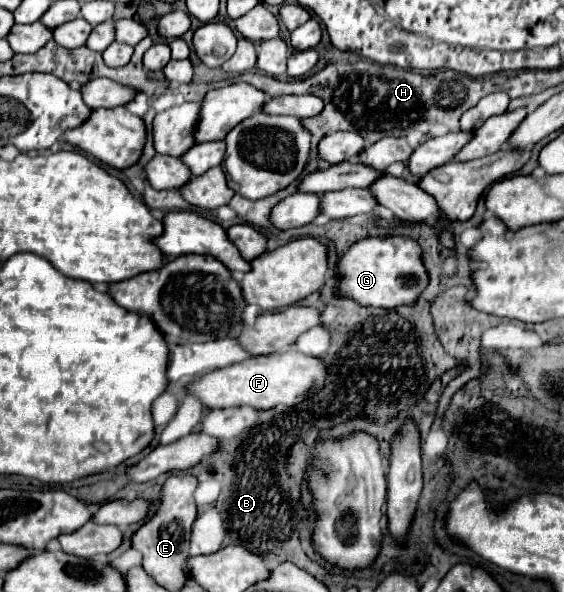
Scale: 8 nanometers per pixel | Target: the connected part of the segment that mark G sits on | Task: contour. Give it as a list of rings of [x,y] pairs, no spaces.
[[[408,236],[364,238],[352,244],[348,254],[338,262],[340,294],[354,298],[366,306],[398,308],[402,304],[416,304],[428,286],[428,270],[422,264],[422,248]]]

